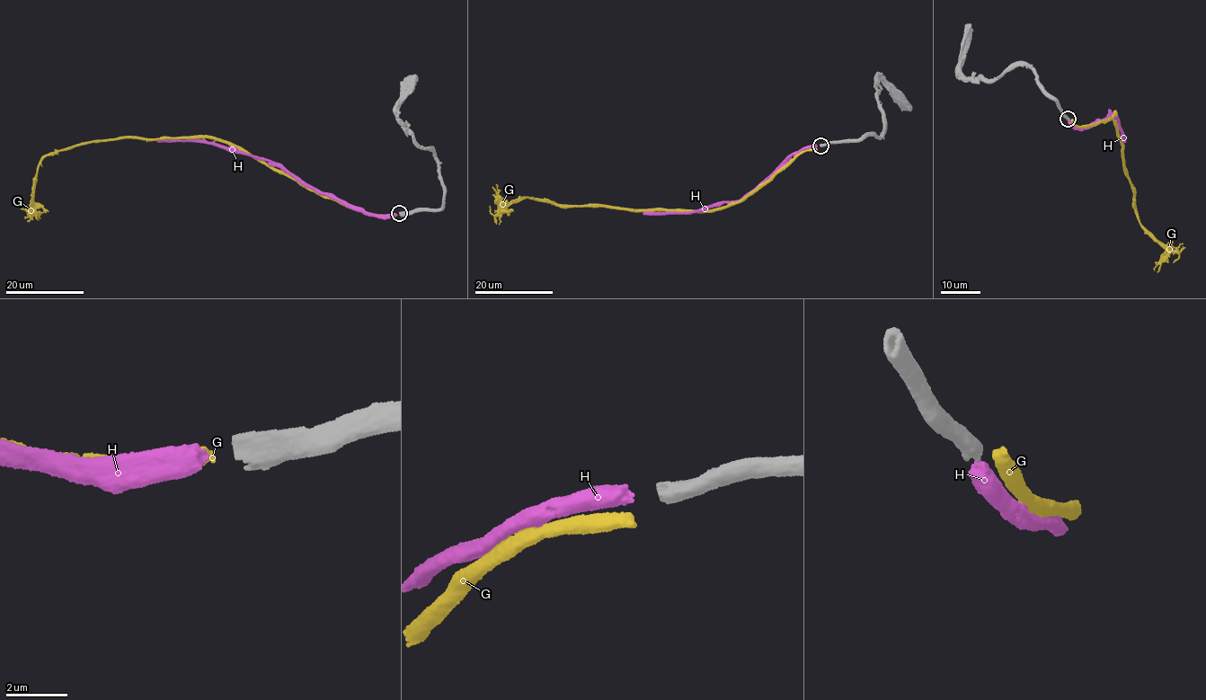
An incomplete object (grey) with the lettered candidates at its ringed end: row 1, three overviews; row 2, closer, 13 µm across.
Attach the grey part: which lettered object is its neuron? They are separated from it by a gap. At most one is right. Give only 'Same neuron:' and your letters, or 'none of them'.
Same neuron: H

